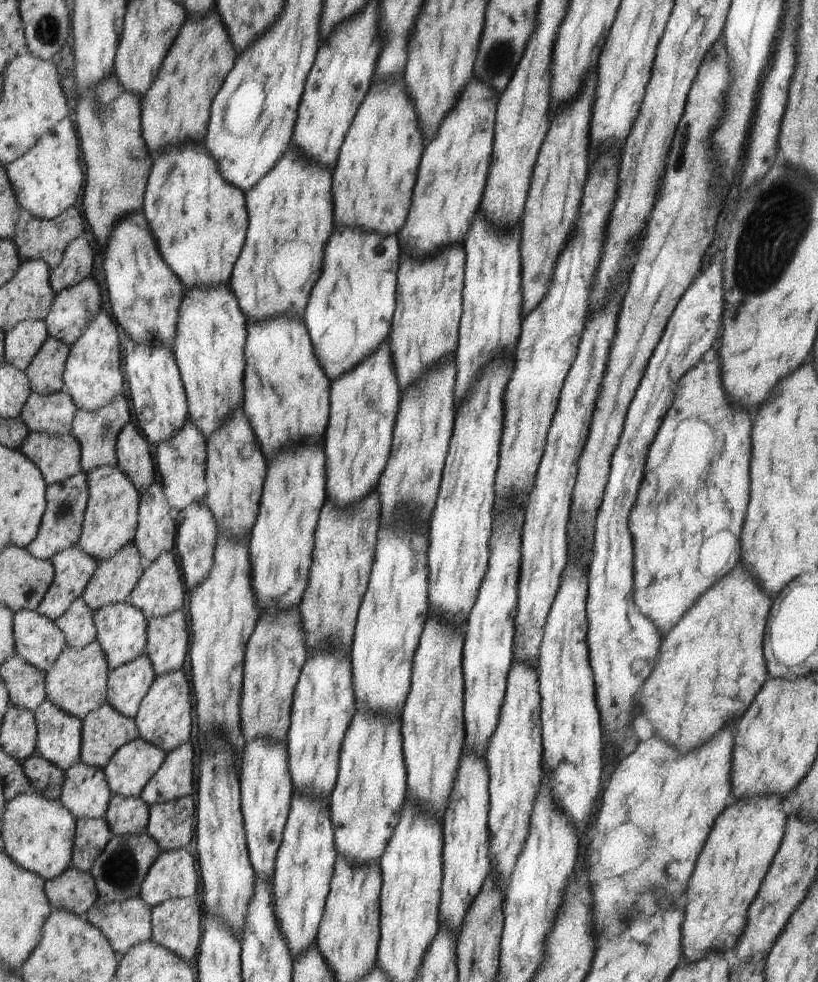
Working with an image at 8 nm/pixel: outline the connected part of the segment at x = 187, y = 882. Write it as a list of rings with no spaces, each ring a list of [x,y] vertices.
[[[183,849],[160,854],[142,884],[140,897],[153,908],[171,899],[195,899],[199,894],[197,860]]]

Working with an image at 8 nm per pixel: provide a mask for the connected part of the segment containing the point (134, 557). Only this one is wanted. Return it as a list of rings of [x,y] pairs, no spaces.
[[[129,543],[113,558],[99,564],[82,600],[95,612],[111,603],[129,602],[144,575],[145,567],[136,543]]]

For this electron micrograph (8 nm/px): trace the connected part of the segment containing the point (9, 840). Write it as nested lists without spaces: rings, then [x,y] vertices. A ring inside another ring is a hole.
[[[35,790],[26,792],[6,804],[2,832],[5,850],[18,865],[42,876],[45,882],[56,879],[73,866],[77,821],[61,801],[51,800]]]

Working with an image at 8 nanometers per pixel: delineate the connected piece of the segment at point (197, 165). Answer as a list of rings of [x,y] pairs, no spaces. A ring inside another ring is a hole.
[[[204,142],[187,143],[161,154],[153,166],[149,192],[145,194],[145,216],[149,216],[149,226],[153,228],[153,236],[157,236],[157,248],[161,248],[161,256],[165,256],[167,264],[173,268],[173,272],[177,272],[177,276],[181,276],[181,282],[189,291],[213,284],[229,284],[233,266],[239,260],[247,238],[247,202],[245,194],[219,174],[215,157],[210,151],[207,152]]]

